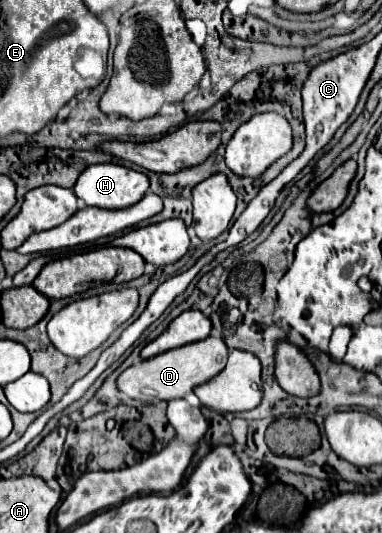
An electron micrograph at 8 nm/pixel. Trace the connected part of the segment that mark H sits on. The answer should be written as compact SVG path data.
M104 163L104 165L86 167L86 171L82 171L82 175L78 177L78 181L74 185L74 193L86 205L104 207L104 209L124 209L124 207L138 203L146 195L148 187L150 187L150 183L148 183L148 177L144 173L122 167L122 165Z

